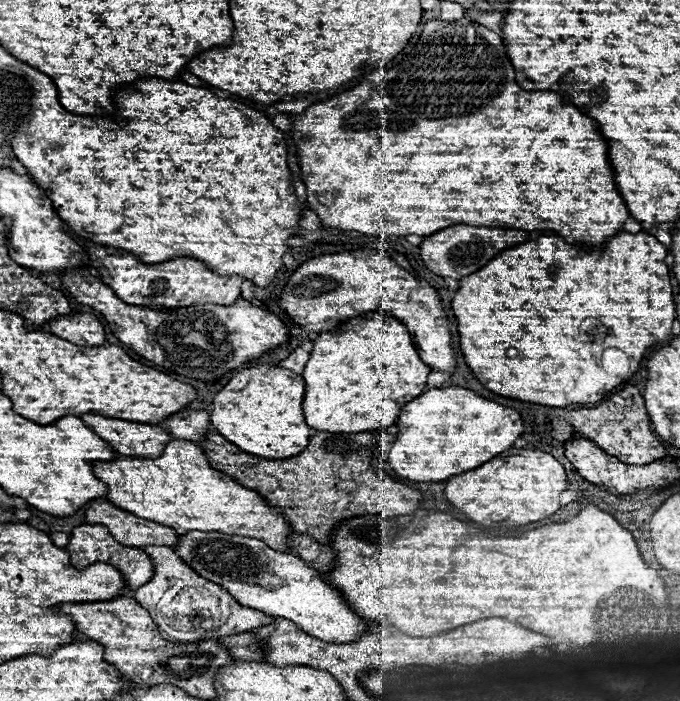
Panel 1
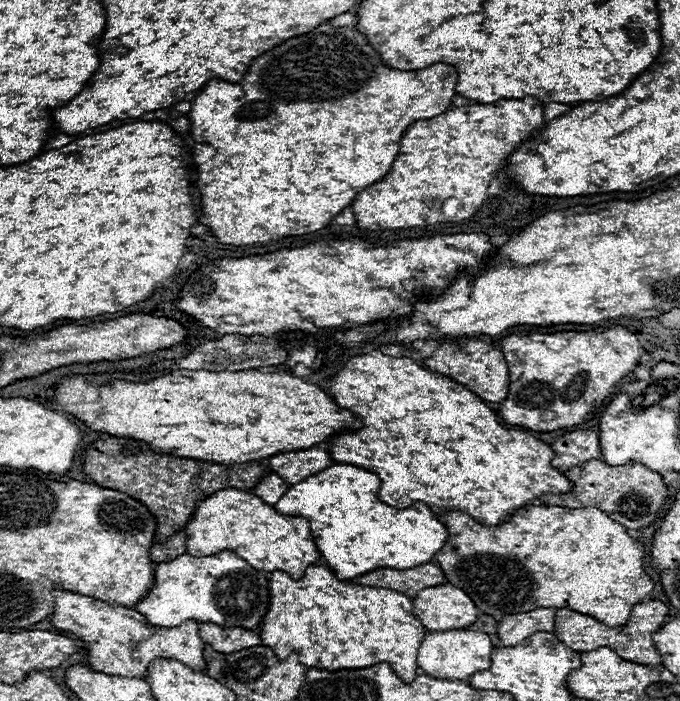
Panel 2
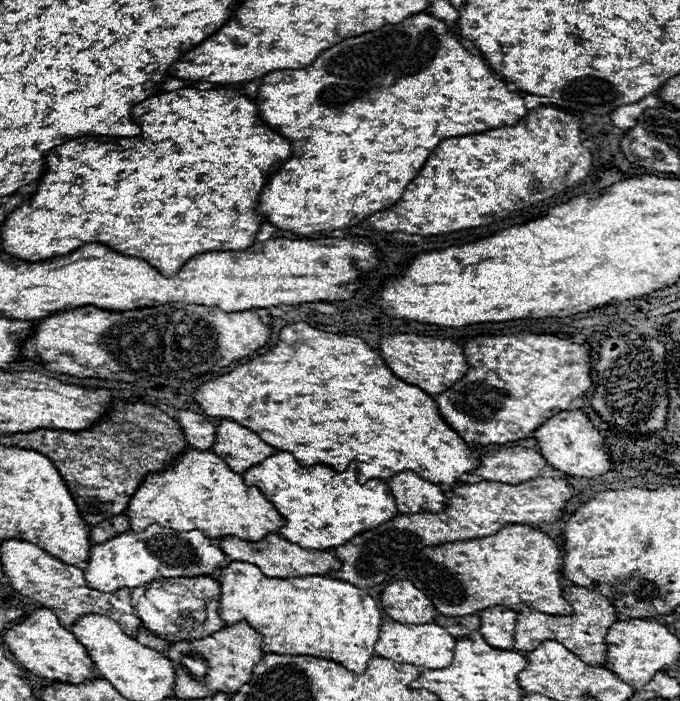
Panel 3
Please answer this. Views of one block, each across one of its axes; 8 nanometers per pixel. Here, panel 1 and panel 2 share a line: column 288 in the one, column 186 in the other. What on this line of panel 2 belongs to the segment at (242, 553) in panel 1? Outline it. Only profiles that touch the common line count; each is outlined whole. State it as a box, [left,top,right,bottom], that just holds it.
[134,550,268,630]

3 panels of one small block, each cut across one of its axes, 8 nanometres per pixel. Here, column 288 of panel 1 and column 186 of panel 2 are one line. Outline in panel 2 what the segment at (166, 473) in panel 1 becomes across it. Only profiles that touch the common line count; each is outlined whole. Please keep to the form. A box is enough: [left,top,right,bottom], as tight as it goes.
[186,488,320,580]

